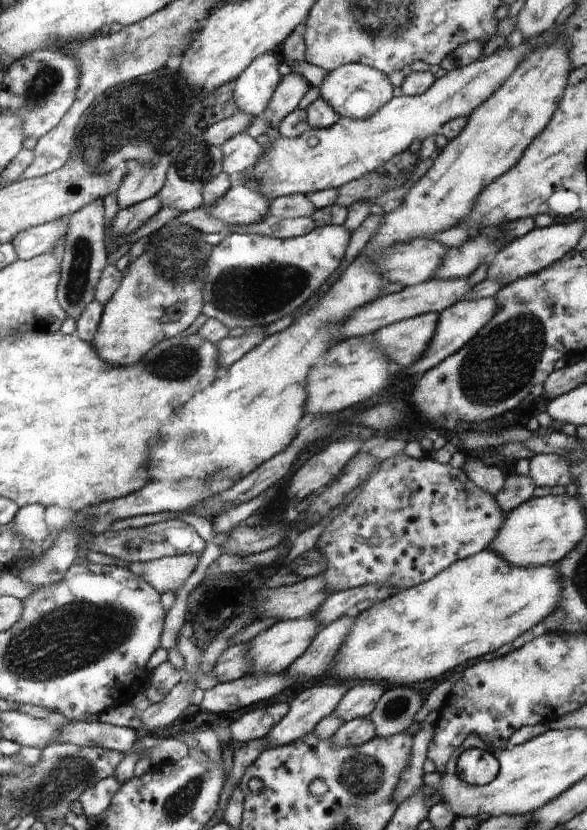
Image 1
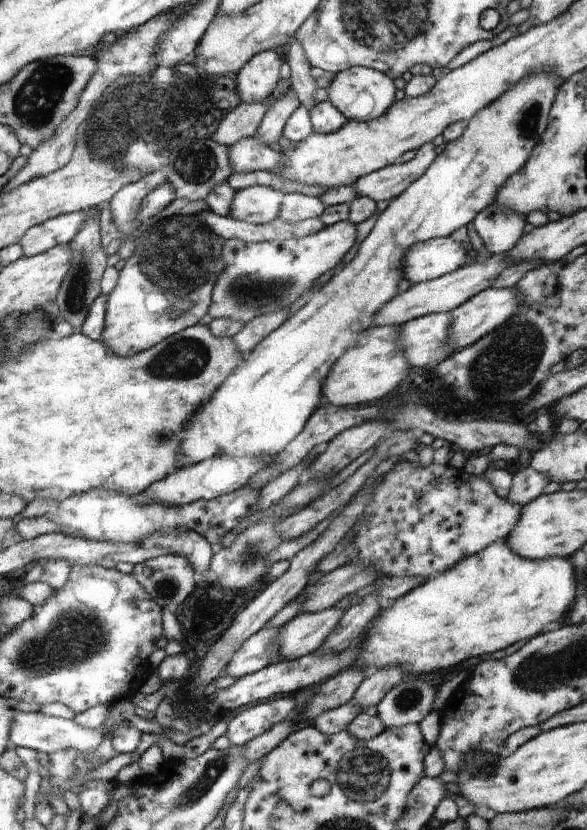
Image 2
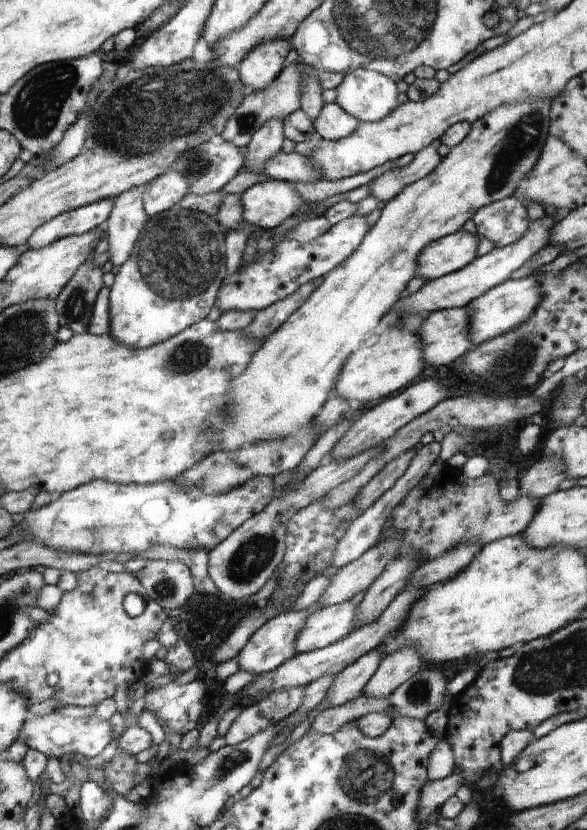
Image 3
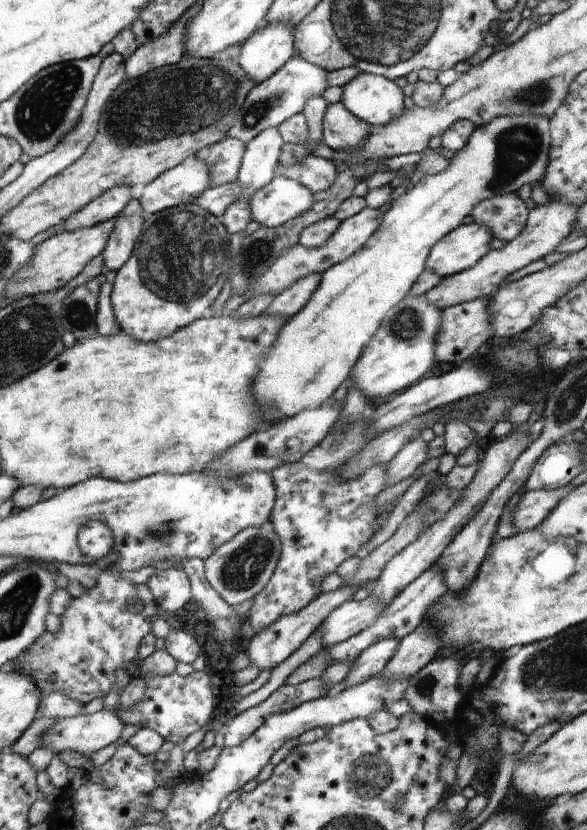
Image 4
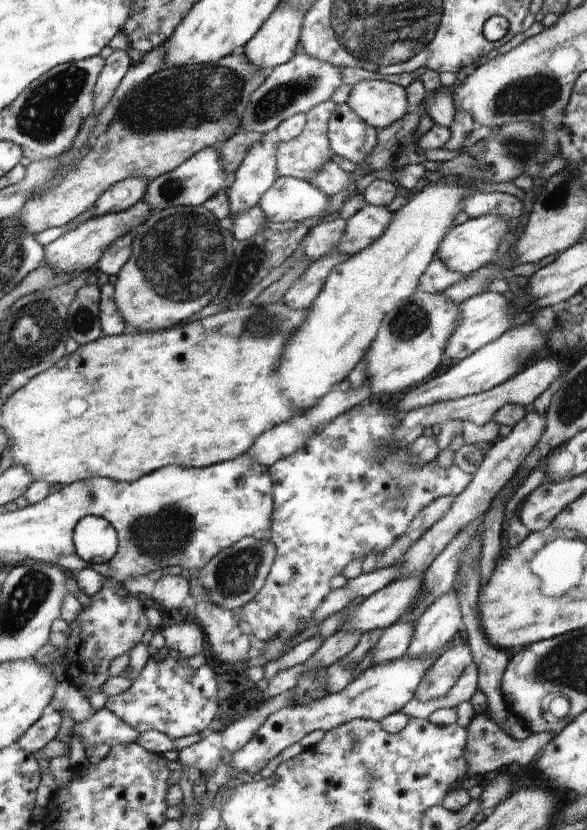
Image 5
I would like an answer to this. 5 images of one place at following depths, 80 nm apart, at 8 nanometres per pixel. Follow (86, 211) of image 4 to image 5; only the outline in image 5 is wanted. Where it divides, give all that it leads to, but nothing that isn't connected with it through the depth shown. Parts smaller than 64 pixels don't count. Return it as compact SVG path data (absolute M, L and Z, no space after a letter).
M140 177L124 179L114 184L110 190L99 196L94 217L106 213L119 213L134 206L143 198L147 184L148 180Z

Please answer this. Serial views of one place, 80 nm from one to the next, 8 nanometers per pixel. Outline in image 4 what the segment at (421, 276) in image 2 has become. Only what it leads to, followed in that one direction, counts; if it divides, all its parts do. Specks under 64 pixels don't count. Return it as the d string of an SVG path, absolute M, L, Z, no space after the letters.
M462 224L435 244L428 256L426 268L439 277L449 277L474 267L490 252L488 243L492 237L494 234L484 225Z

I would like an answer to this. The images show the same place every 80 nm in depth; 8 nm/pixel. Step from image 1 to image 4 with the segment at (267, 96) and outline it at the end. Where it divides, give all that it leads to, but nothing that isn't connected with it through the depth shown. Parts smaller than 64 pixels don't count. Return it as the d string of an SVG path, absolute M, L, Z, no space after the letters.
M277 21L256 31L241 48L236 60L246 70L248 77L258 83L276 74L294 54L294 25L284 25Z

